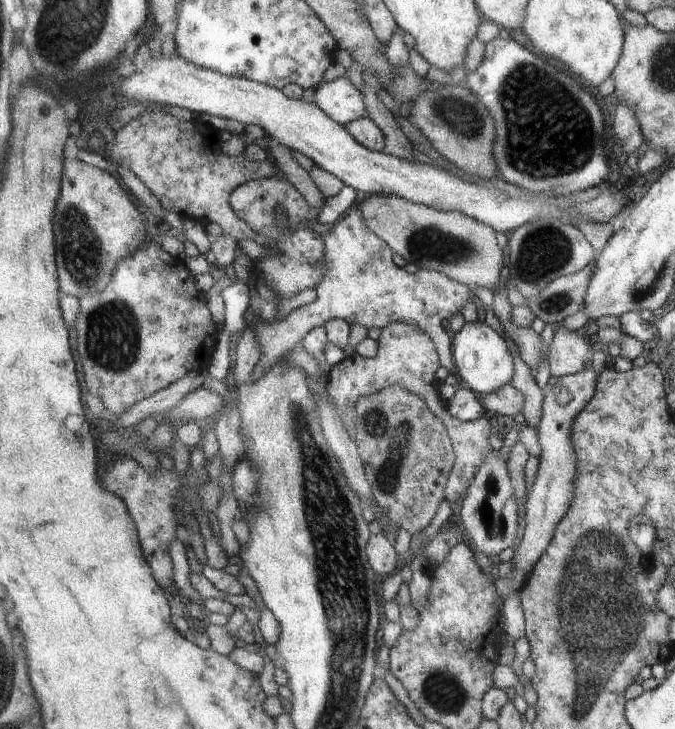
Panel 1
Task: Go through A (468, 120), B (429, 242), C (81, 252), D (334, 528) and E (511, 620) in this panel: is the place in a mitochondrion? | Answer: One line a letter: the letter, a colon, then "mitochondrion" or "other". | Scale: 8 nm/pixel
A: mitochondrion
B: mitochondrion
C: mitochondrion
D: mitochondrion
E: other

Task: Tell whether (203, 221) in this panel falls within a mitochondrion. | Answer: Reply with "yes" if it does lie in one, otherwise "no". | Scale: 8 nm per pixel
no

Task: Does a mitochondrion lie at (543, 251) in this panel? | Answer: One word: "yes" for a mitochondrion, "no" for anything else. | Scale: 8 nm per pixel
yes

